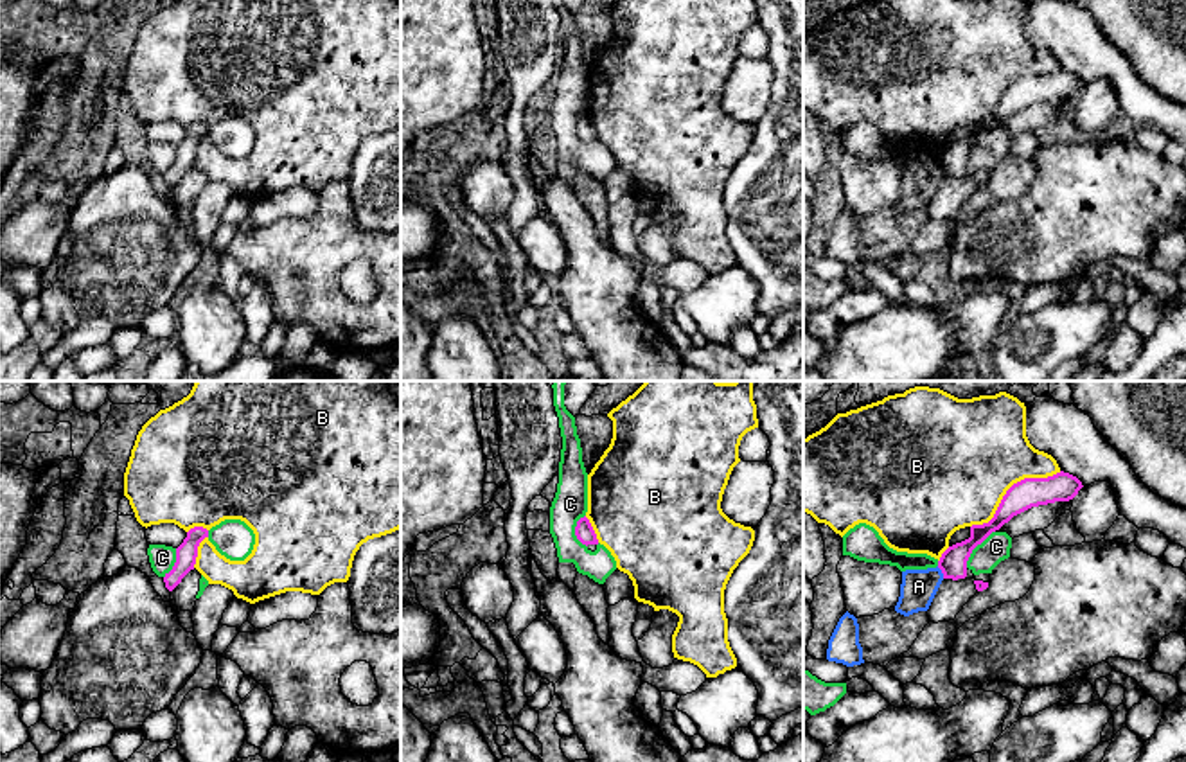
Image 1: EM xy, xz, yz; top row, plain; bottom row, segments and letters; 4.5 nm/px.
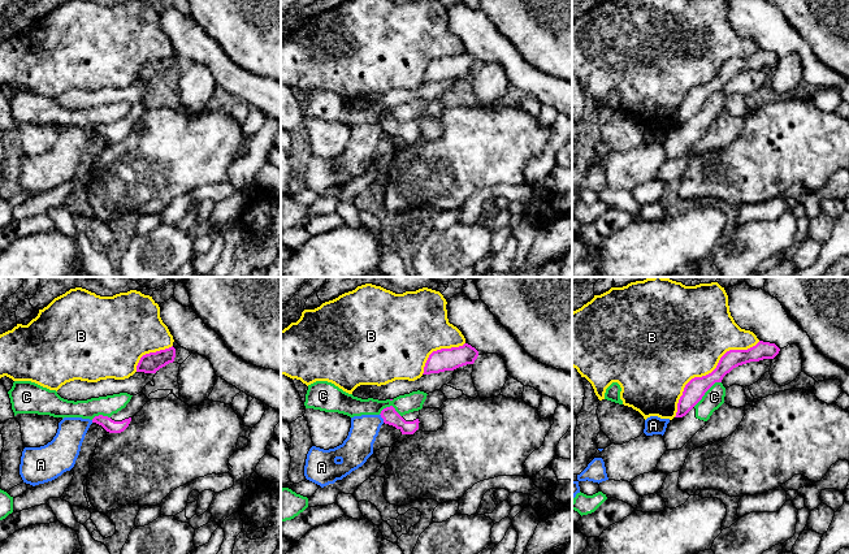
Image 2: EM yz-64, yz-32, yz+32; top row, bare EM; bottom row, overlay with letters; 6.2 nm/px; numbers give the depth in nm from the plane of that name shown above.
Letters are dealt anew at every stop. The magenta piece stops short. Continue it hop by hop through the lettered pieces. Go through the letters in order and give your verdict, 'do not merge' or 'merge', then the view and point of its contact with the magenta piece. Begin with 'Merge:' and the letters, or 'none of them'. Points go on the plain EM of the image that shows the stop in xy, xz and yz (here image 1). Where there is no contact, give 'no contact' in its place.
Merge: none of them
A: do not merge; meets magenta in yz at (942, 169)
B: do not merge; meets magenta in yz at (1010, 85)
C: do not merge; meets magenta in yz at (974, 144)

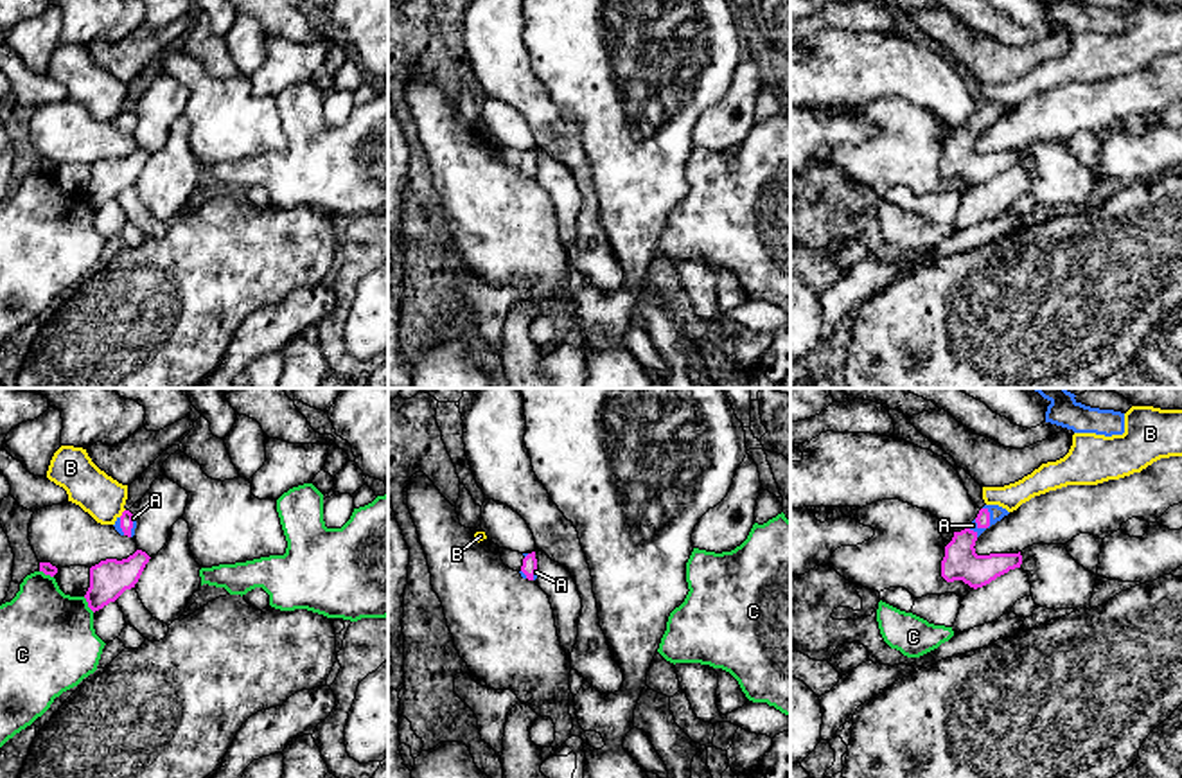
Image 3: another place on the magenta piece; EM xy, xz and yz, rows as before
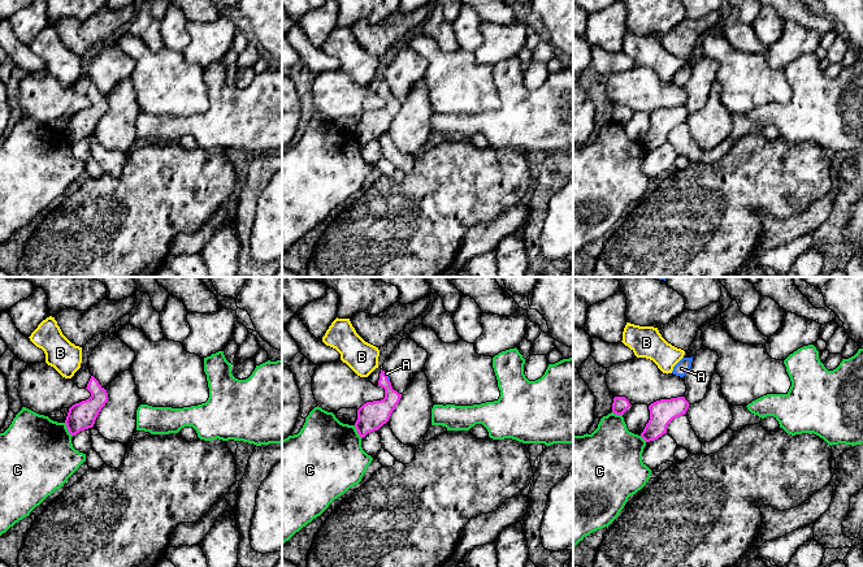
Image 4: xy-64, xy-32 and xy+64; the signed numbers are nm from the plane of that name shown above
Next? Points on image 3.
Merge: A
A: merge; meets magenta in yz at (988, 123)
B: do not merge; meets magenta in xy at (123, 110)
C: do not merge; meets magenta in xy at (88, 202)

